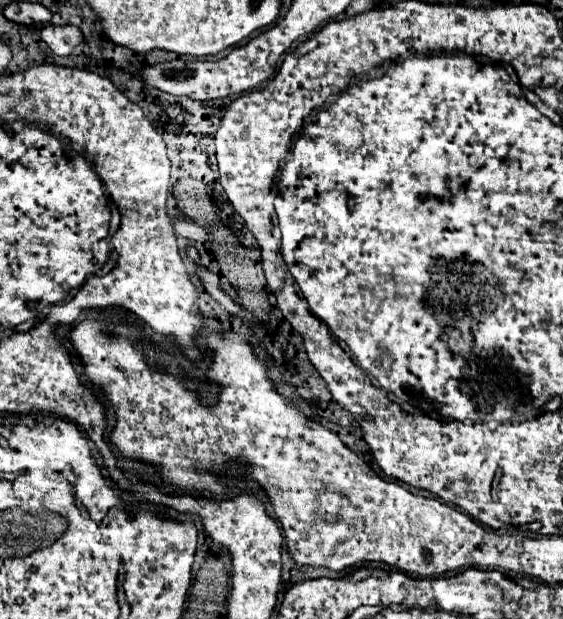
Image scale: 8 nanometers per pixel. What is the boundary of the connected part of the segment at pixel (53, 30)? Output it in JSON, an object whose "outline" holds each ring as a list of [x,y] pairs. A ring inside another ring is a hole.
{"outline":[[[44,26],[40,36],[56,56],[68,56],[78,44],[84,44],[84,34],[76,26]]]}

